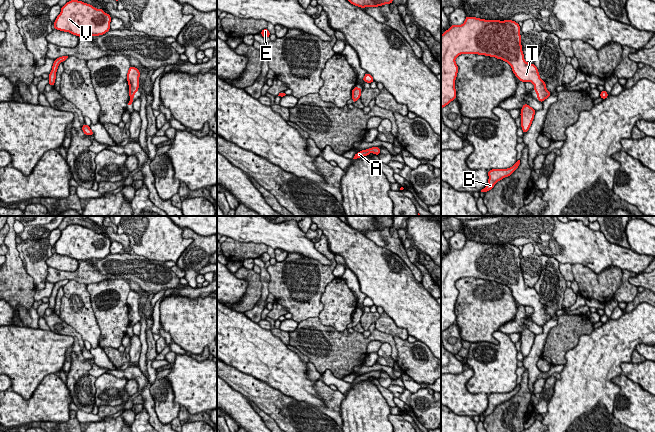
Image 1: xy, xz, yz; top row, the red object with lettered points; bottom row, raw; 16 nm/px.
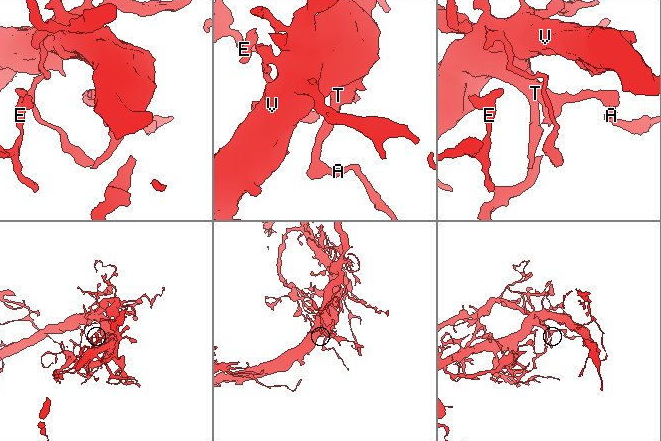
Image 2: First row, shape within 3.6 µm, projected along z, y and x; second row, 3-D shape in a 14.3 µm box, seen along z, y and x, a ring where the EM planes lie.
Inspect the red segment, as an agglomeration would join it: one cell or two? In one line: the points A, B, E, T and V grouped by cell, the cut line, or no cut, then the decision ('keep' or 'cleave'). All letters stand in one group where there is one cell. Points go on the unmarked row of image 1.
A B E T V | no cut | keep

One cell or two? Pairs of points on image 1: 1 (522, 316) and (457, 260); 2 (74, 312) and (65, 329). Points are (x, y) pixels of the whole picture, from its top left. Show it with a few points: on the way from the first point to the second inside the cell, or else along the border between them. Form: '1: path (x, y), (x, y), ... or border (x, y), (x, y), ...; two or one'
1: path (521, 294), (519, 289), (492, 262), (479, 261); one
2: border (58, 316), (70, 325), (81, 336), (83, 341); two

